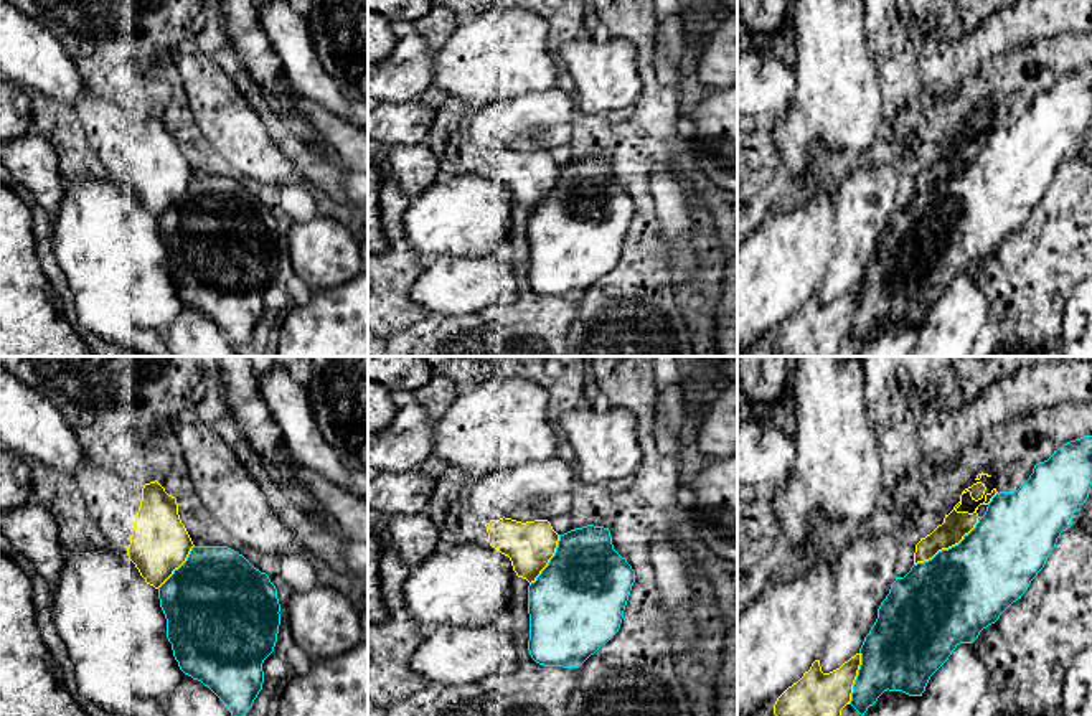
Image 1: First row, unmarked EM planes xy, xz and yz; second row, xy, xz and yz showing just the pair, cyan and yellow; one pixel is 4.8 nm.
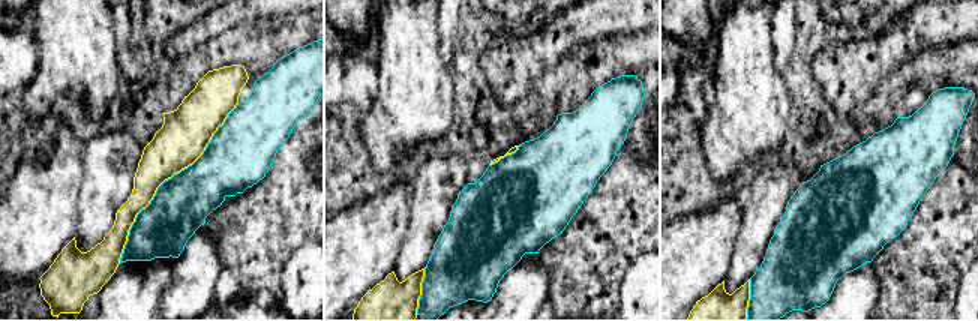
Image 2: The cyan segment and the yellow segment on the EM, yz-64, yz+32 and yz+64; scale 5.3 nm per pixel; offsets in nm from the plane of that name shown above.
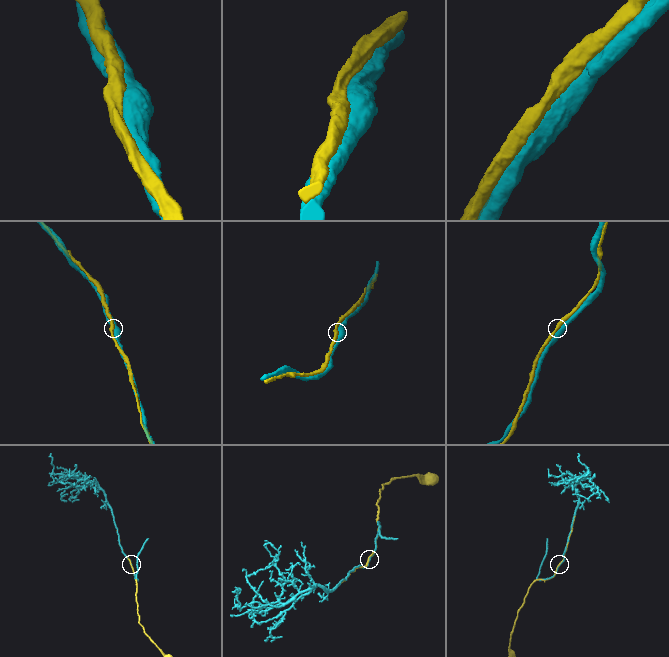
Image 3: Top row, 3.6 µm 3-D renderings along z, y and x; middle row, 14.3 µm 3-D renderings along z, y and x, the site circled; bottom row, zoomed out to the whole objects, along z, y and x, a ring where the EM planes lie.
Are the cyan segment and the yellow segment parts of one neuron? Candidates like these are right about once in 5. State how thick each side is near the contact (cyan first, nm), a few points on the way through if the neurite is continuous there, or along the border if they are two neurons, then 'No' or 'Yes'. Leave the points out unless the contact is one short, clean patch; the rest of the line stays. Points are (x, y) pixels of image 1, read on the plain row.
Thickness 440 nm (cyan) against 130 nm. Yes

